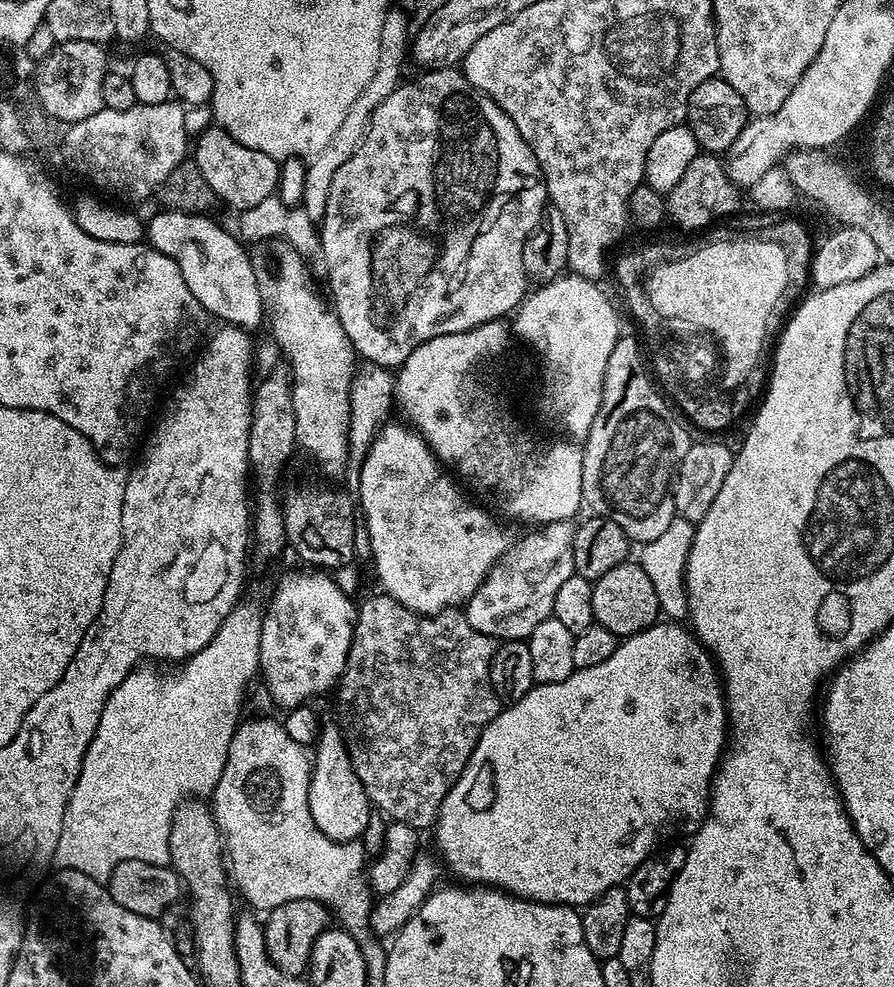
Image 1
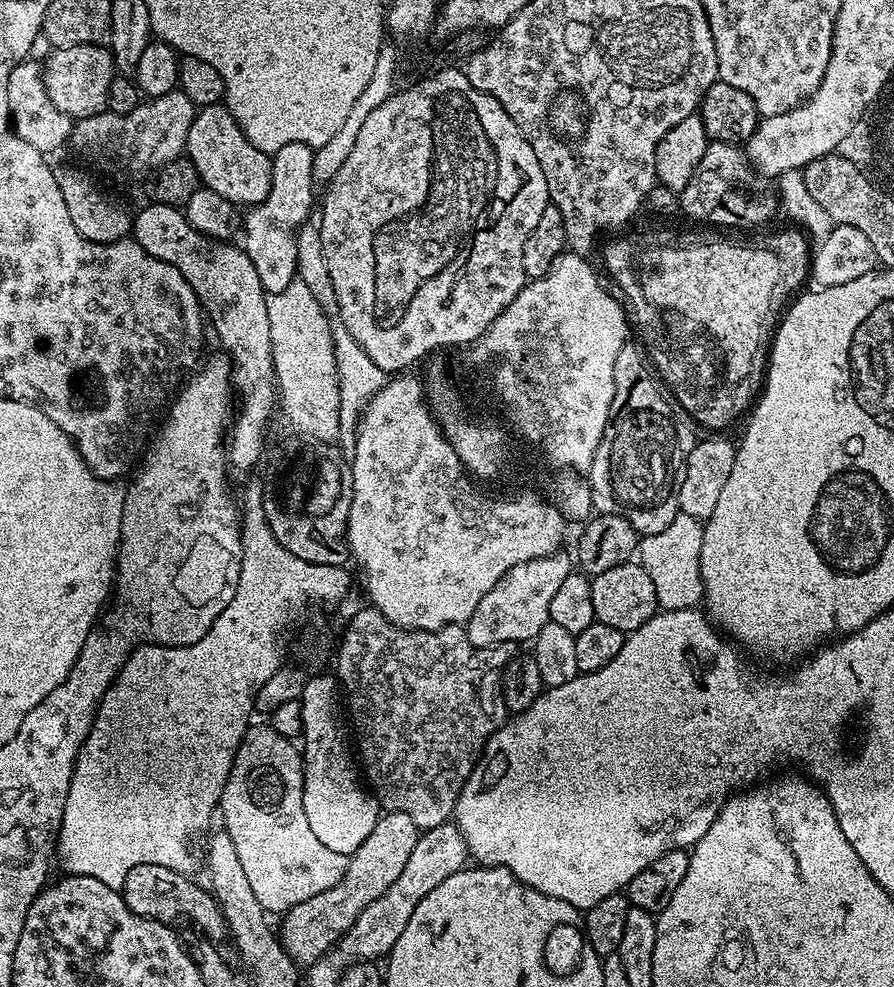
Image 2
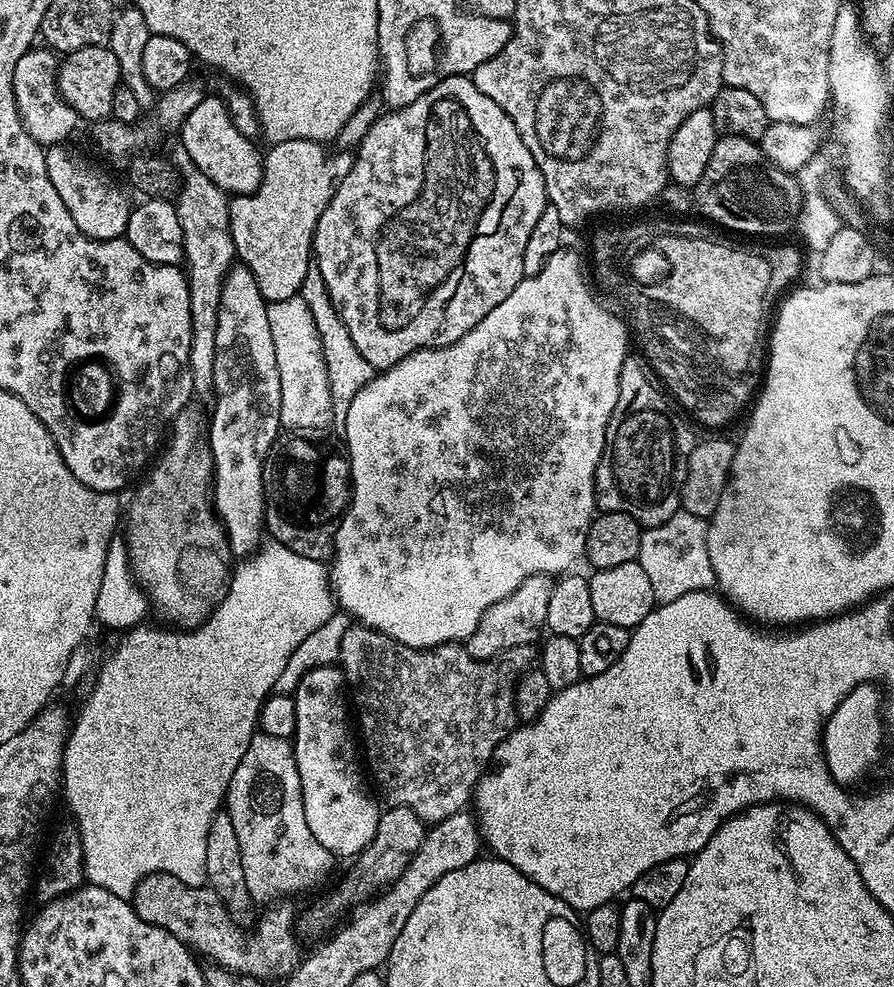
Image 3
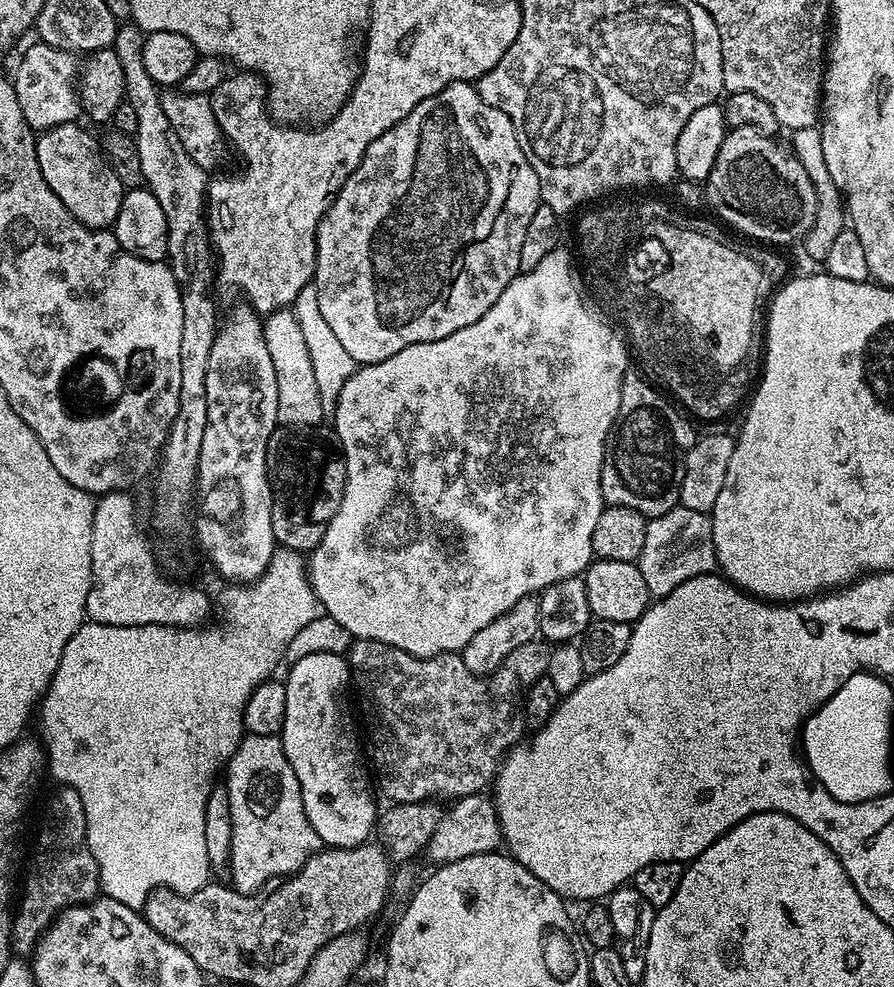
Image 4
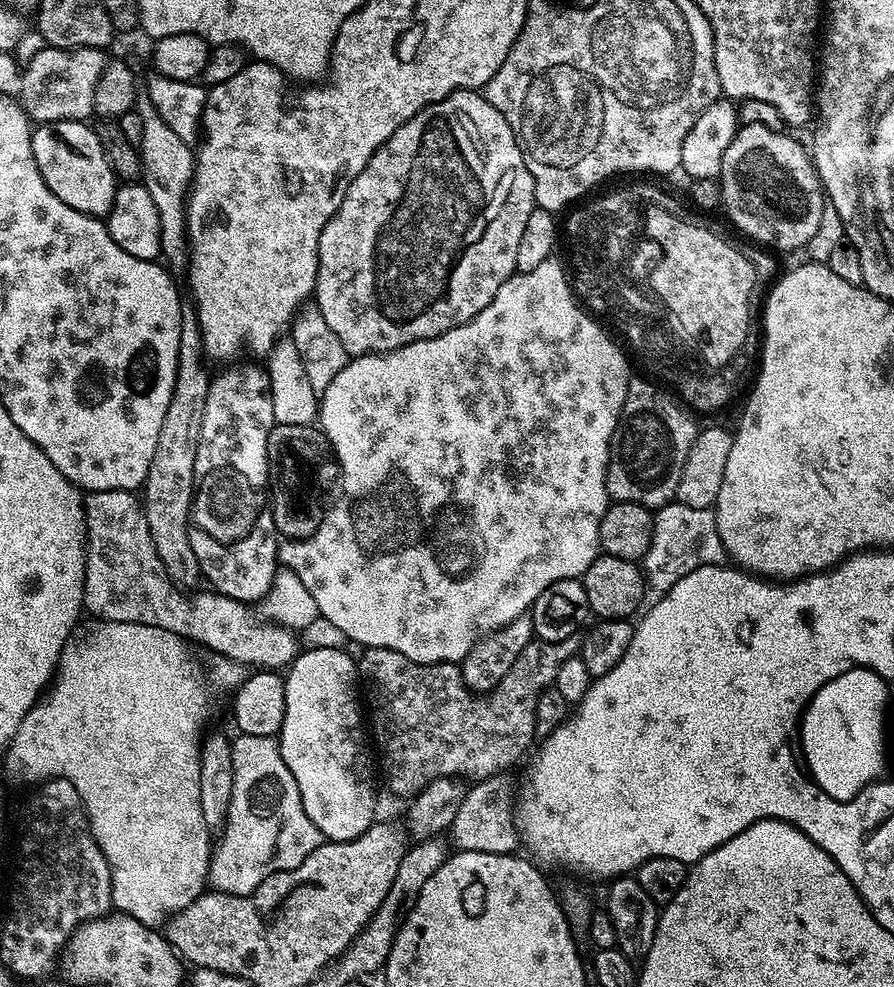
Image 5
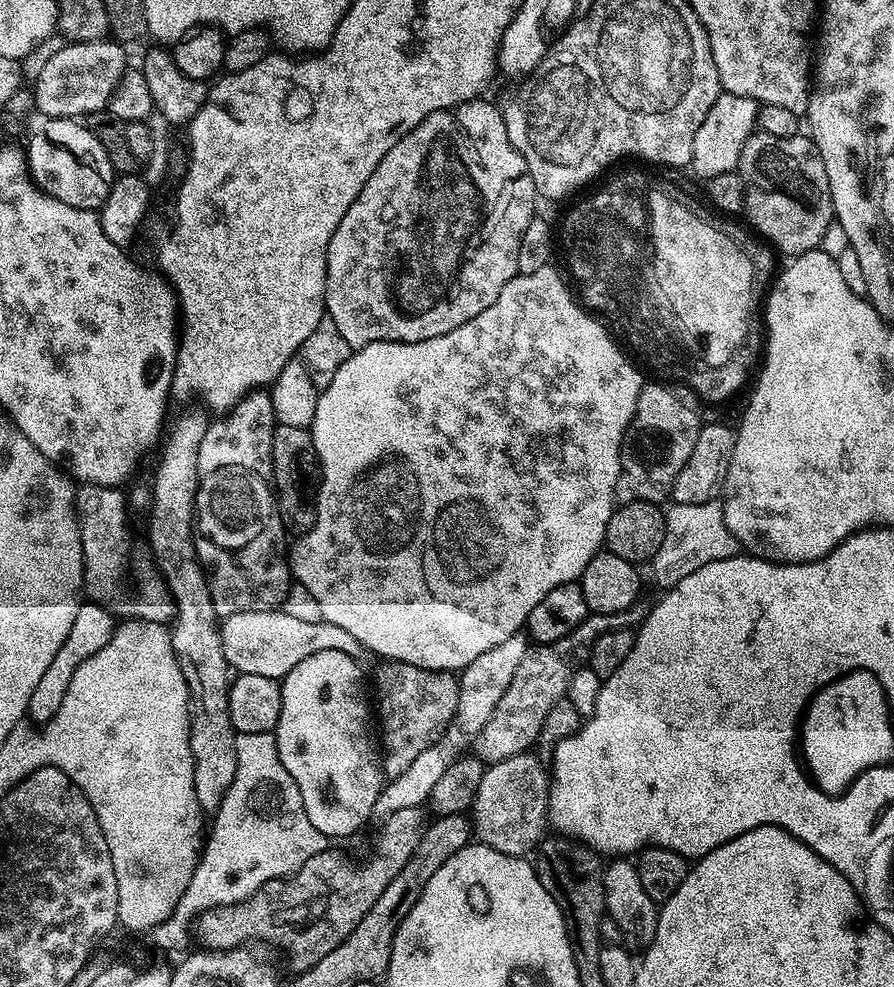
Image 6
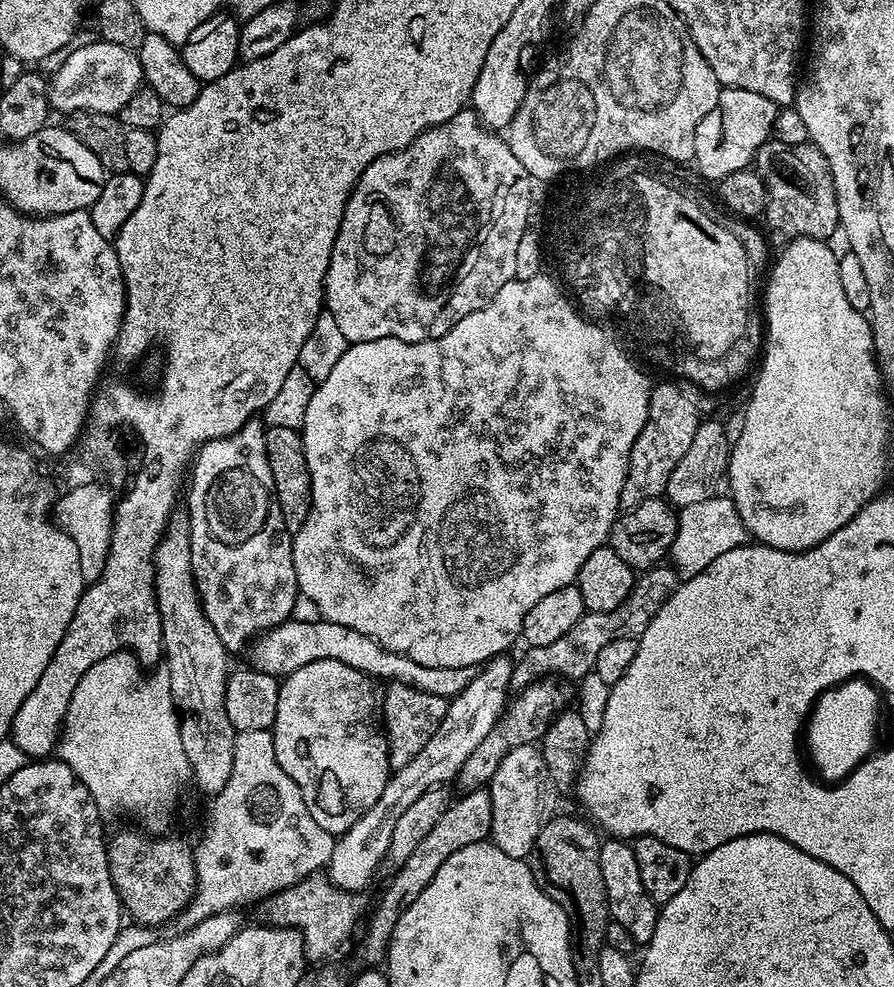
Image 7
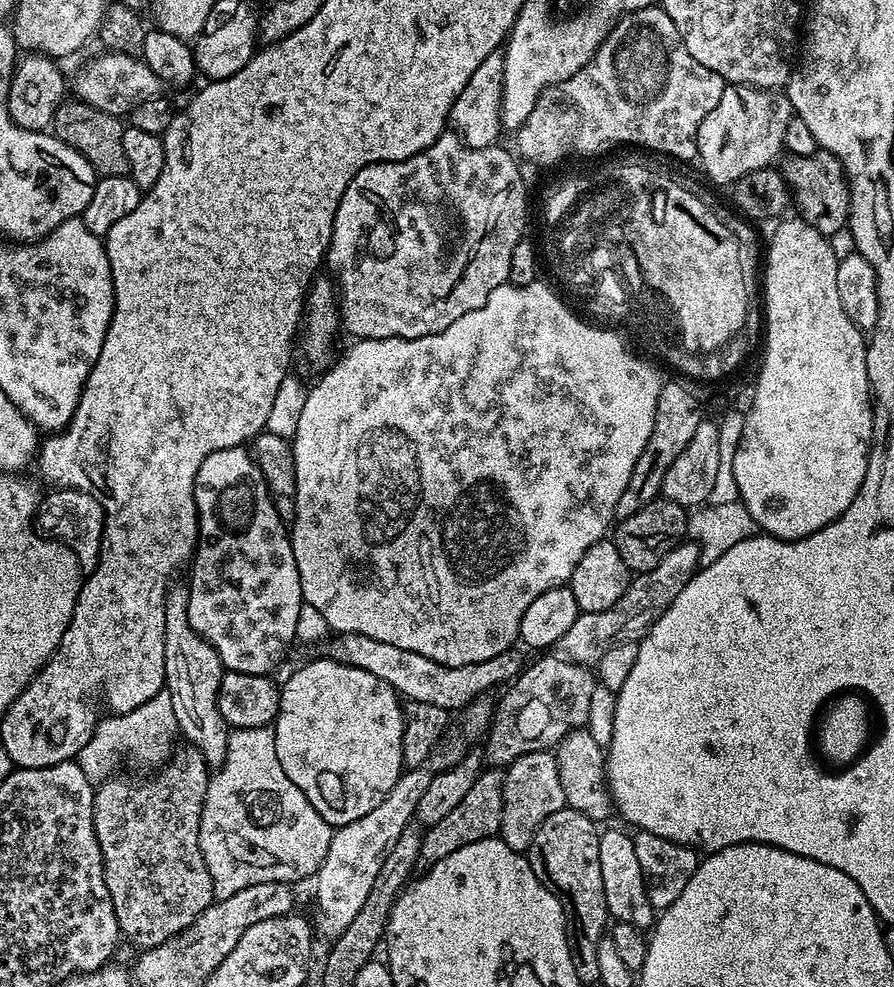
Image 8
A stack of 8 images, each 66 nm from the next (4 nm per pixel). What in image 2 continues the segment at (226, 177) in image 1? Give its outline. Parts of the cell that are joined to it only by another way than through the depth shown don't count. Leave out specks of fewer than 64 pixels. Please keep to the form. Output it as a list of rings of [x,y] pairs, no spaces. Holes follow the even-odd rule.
[[[223,103],[211,104],[197,111],[194,122],[190,126],[186,156],[195,166],[201,183],[214,190],[214,194],[222,194],[222,198],[226,198],[234,206],[241,206],[240,204],[255,206],[262,203],[266,194],[270,194],[272,156],[258,150],[258,146],[254,146],[254,142],[250,142],[250,138],[246,138],[246,134],[238,126],[236,119],[229,114]]]

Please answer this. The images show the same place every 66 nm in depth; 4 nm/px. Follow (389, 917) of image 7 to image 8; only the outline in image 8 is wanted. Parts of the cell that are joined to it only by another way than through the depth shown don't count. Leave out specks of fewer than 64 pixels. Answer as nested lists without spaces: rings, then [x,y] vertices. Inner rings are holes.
[[[500,770],[481,771],[480,777],[470,786],[466,798],[442,818],[434,827],[427,829],[420,840],[419,863],[424,866],[431,866],[454,854],[462,846],[470,846],[470,842],[482,842],[491,840],[499,833],[502,822],[502,806],[504,805],[504,772]]]

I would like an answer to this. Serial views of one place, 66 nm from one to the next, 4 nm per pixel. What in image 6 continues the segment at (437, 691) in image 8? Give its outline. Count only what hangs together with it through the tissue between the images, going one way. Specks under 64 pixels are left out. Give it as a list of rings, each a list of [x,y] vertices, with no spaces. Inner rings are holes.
[[[269,610],[267,612],[236,612],[233,616],[223,617],[219,621],[218,629],[220,632],[220,642],[224,657],[228,663],[229,669],[236,674],[258,674],[262,678],[270,678],[271,680],[283,681],[286,674],[290,674],[290,670],[294,670],[294,666],[298,666],[298,662],[303,662],[305,658],[310,658],[310,654],[318,654],[321,650],[342,650],[342,654],[350,654],[359,657],[362,652],[361,644],[358,638],[354,638],[354,634],[349,634],[347,630],[342,630],[342,626],[334,626],[327,624],[324,620],[318,622],[302,622],[302,618],[294,618],[294,614],[290,614],[287,610]]]

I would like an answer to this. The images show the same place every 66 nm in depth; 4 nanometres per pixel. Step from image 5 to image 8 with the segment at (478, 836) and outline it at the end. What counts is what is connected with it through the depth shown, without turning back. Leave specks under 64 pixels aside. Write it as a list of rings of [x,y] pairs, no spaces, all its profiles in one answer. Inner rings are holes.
[[[548,750],[522,754],[522,758],[507,765],[504,772],[504,805],[499,839],[504,840],[506,846],[510,846],[510,850],[527,853],[538,826],[542,826],[542,822],[546,822],[550,814],[563,807],[564,791],[562,778],[558,778],[555,755]]]

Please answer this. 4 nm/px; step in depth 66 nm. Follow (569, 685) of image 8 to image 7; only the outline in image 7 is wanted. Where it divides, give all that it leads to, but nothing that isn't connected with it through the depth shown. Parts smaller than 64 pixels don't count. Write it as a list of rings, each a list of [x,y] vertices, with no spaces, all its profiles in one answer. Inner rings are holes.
[[[540,678],[535,684],[519,689],[511,697],[510,707],[502,713],[494,730],[490,730],[490,734],[482,738],[482,746],[478,746],[478,750],[474,750],[470,758],[466,758],[462,770],[456,775],[455,783],[460,784],[461,793],[467,794],[487,786],[494,778],[494,770],[498,770],[502,758],[506,758],[510,750],[523,744],[536,744],[543,737],[556,713],[565,707],[564,699],[567,698],[568,692],[560,684],[563,683],[556,678]]]

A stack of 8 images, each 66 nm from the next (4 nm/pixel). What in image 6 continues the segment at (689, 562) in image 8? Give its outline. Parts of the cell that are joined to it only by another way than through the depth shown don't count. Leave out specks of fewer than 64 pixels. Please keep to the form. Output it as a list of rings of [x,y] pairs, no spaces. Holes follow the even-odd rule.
[[[643,602],[631,604],[625,612],[613,616],[597,616],[590,614],[570,634],[558,638],[549,644],[536,644],[529,647],[528,653],[518,665],[518,671],[506,686],[506,694],[502,694],[502,702],[494,706],[494,714],[490,714],[490,722],[482,726],[474,741],[475,755],[485,765],[497,764],[520,752],[527,752],[540,739],[542,722],[546,722],[546,714],[550,714],[550,706],[554,702],[565,699],[568,690],[568,679],[571,678],[574,665],[580,666],[587,661],[594,642],[609,628],[632,628],[644,623],[644,617],[650,611],[649,605]]]

